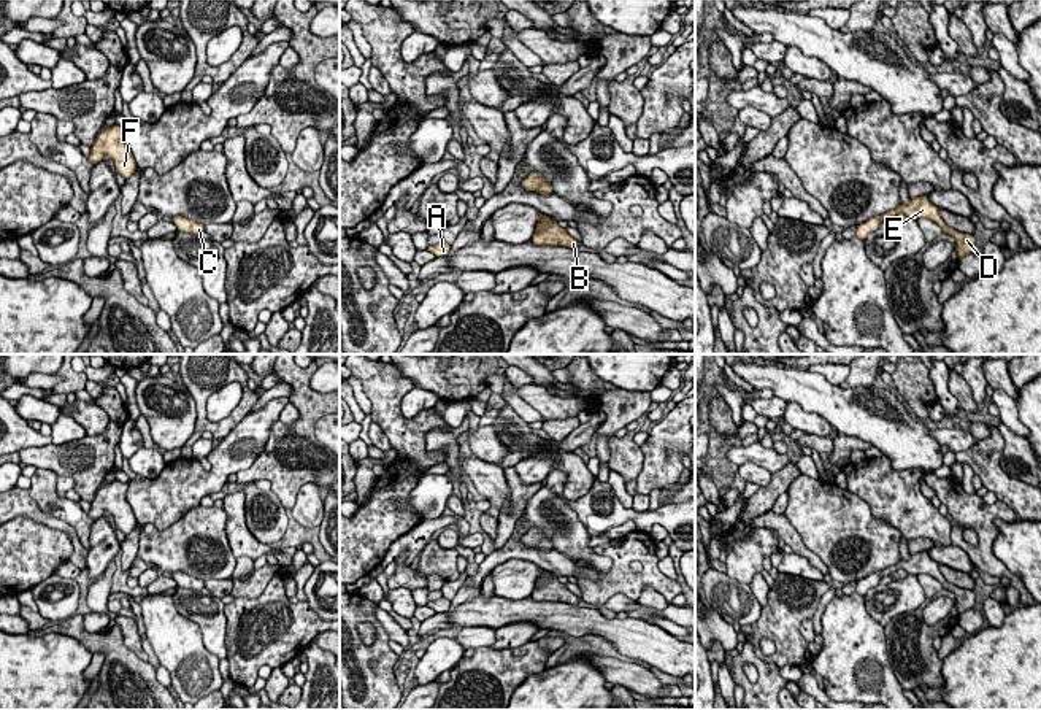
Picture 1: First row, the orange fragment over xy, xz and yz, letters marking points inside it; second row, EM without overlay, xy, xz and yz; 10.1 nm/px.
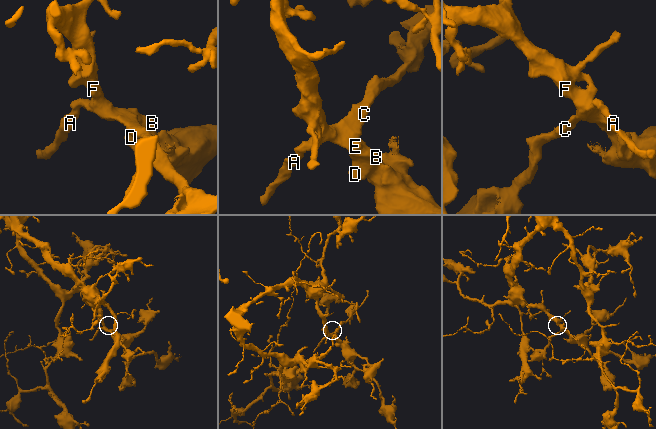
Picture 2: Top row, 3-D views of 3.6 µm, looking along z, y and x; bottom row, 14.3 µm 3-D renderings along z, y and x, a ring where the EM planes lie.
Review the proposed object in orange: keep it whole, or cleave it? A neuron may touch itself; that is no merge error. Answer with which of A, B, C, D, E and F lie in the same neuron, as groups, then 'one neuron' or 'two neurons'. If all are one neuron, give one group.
groups A B C D E F; one neuron

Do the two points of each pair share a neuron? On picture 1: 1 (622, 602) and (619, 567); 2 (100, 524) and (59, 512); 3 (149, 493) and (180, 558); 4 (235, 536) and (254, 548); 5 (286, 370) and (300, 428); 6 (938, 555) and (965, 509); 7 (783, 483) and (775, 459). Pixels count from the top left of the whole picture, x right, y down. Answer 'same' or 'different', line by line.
1: different
2: different
3: different
4: same
5: same
6: different
7: different

